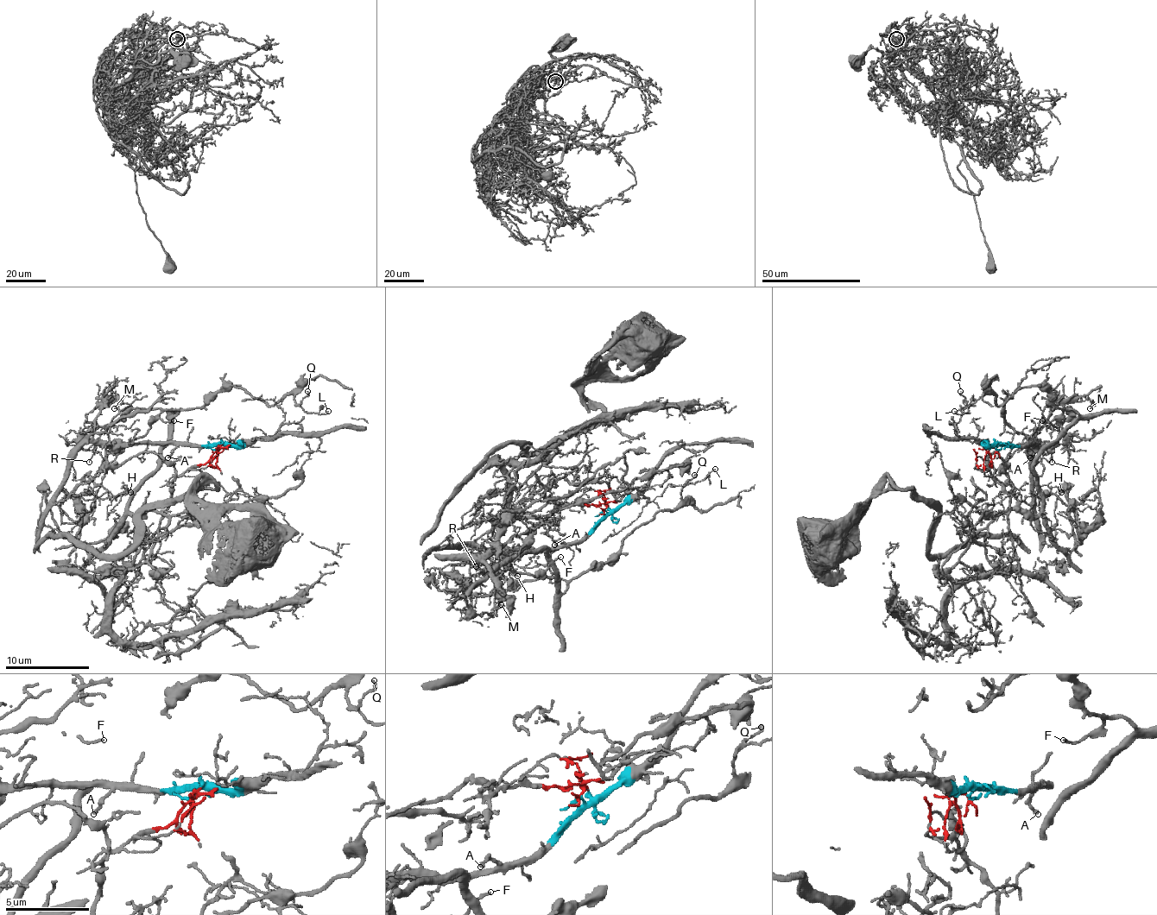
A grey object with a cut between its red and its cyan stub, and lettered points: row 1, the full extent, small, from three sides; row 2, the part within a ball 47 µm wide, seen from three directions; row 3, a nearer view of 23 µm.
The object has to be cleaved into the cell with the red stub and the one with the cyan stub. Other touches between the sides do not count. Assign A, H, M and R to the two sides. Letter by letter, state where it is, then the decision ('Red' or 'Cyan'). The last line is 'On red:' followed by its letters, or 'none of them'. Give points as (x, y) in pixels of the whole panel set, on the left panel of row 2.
A: Place: (167, 457). Cyan
H: Place: (130, 492). Red
M: Place: (114, 408). Cyan
R: Place: (89, 462). Cyan
On red: H

